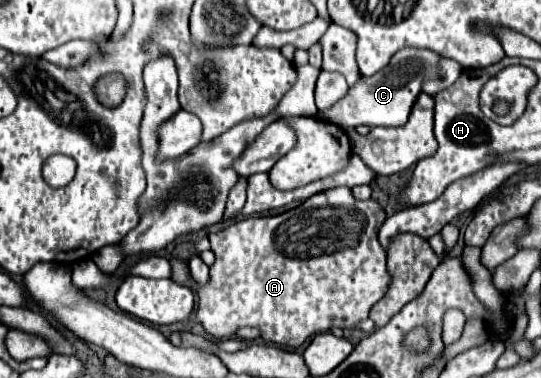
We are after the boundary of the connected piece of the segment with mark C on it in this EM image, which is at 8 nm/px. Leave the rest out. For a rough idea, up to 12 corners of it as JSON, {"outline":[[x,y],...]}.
{"outline":[[400,49],[320,117],[400,127],[440,57]]}

